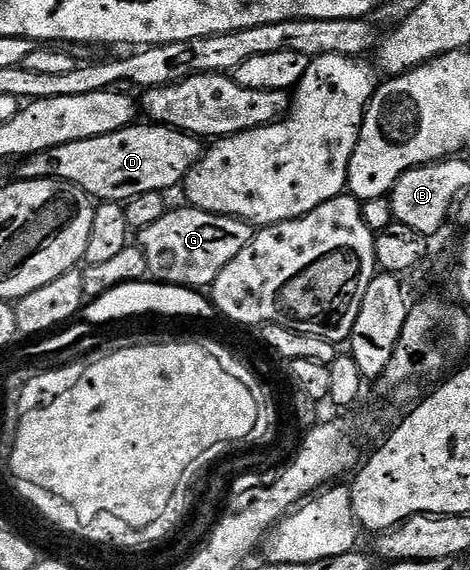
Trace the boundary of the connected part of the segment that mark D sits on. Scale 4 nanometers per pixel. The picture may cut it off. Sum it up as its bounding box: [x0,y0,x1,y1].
[18,123,204,203]

